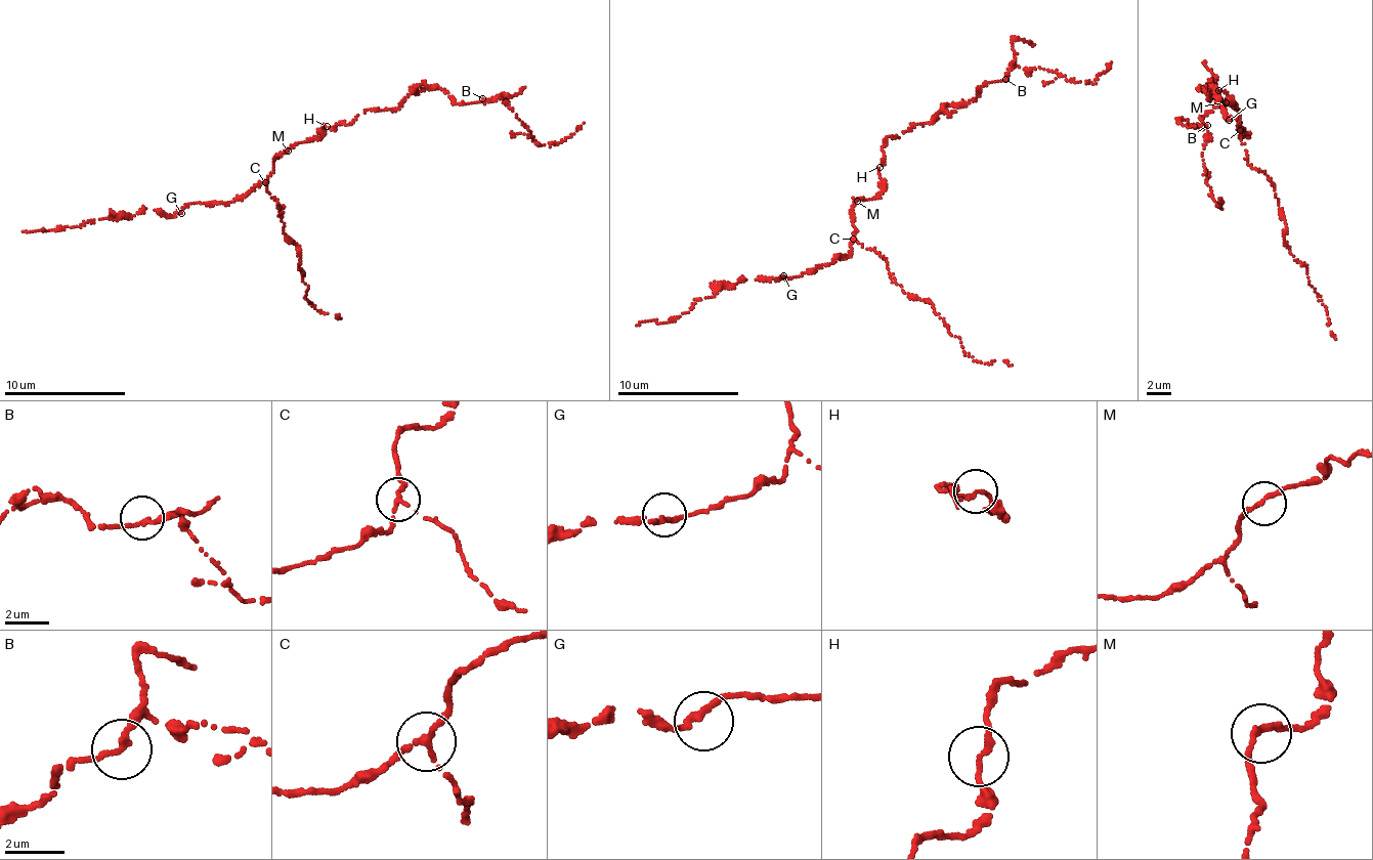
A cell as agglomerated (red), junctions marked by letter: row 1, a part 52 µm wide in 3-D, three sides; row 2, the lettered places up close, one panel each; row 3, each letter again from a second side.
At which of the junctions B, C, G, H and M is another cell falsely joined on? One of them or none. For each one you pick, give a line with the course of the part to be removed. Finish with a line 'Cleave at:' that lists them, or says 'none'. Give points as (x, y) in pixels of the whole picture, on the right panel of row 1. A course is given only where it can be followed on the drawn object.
C: (1240, 131), (1248, 161), (1268, 176), (1279, 200), (1290, 253), (1307, 268), (1309, 284), (1336, 339)
Cleave at: C

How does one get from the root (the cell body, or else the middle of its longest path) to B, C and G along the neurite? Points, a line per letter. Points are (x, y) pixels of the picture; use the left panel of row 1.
B: (322, 135), (325, 125), (351, 124), (368, 110), (395, 109), (428, 88), (459, 103), (482, 98)
C: (322, 135), (296, 143), (281, 155), (273, 162), (273, 172), (264, 183)
G: (322, 135), (296, 143), (281, 155), (266, 180), (244, 196), (231, 202), (185, 204), (181, 213)

